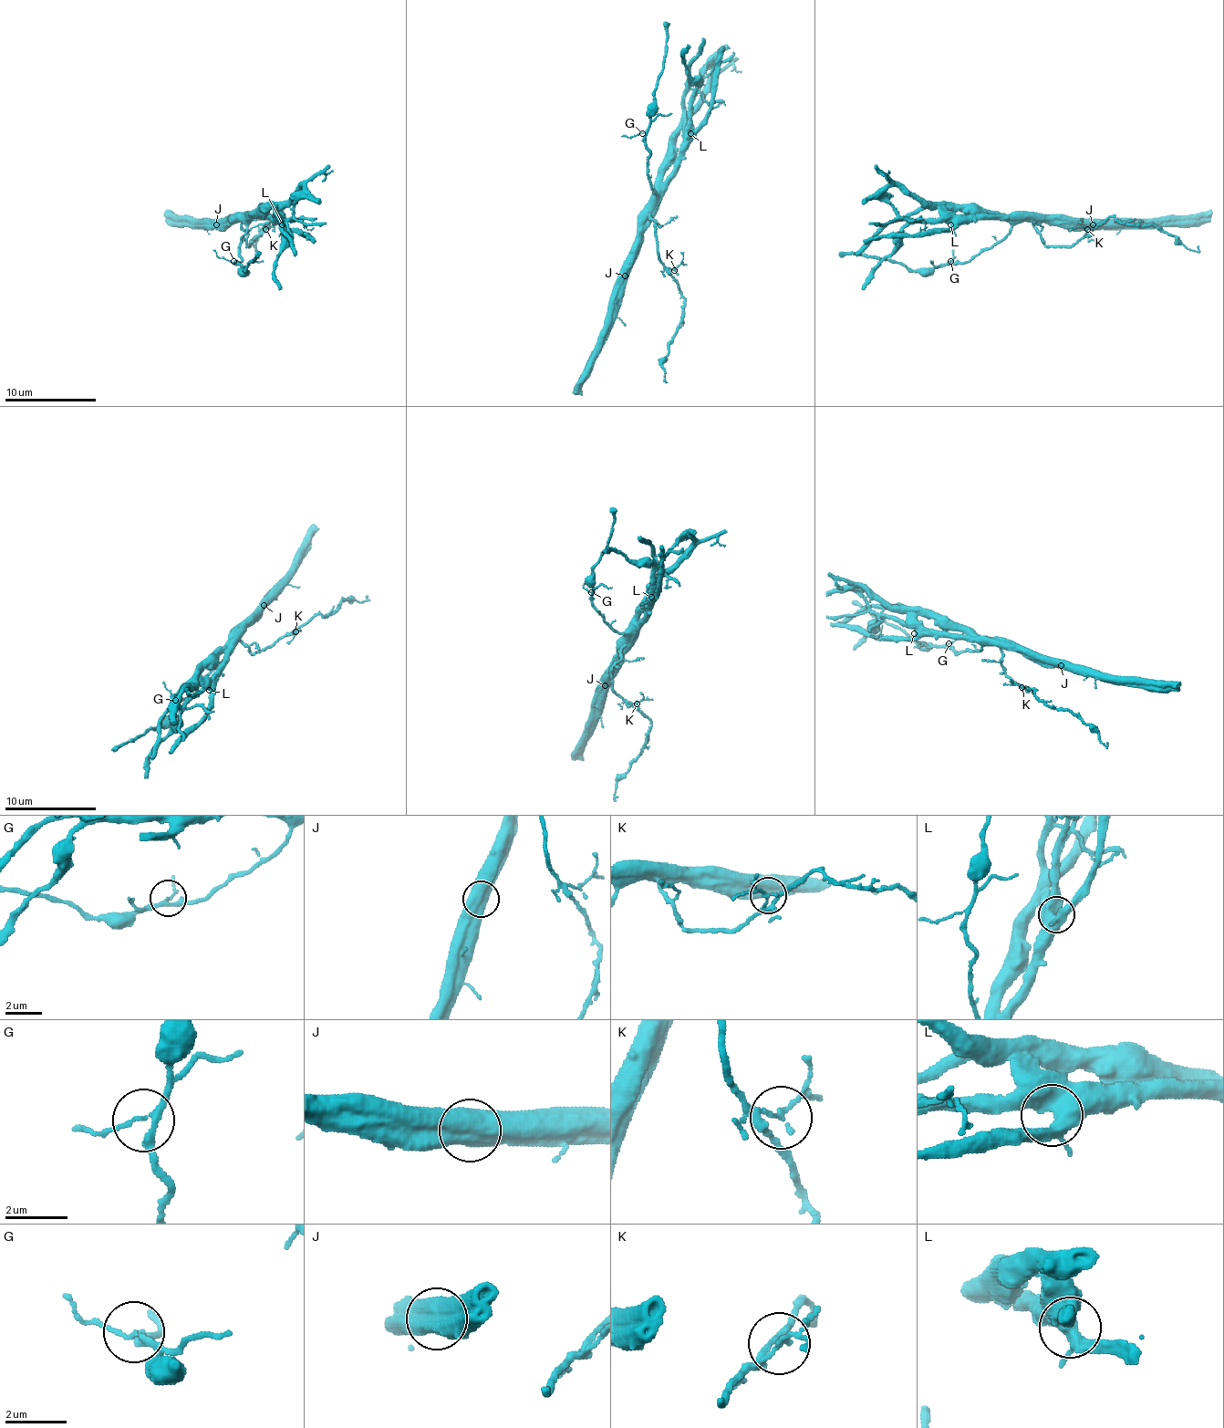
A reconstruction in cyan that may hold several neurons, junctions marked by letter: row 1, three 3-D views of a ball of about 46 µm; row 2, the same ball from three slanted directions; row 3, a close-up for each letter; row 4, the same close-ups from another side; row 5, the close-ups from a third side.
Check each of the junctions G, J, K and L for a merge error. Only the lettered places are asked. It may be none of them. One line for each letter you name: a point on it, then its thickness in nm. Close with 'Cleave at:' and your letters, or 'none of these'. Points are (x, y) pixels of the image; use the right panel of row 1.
J: at (1093, 224); 750 nm thick
Cleave at: J

